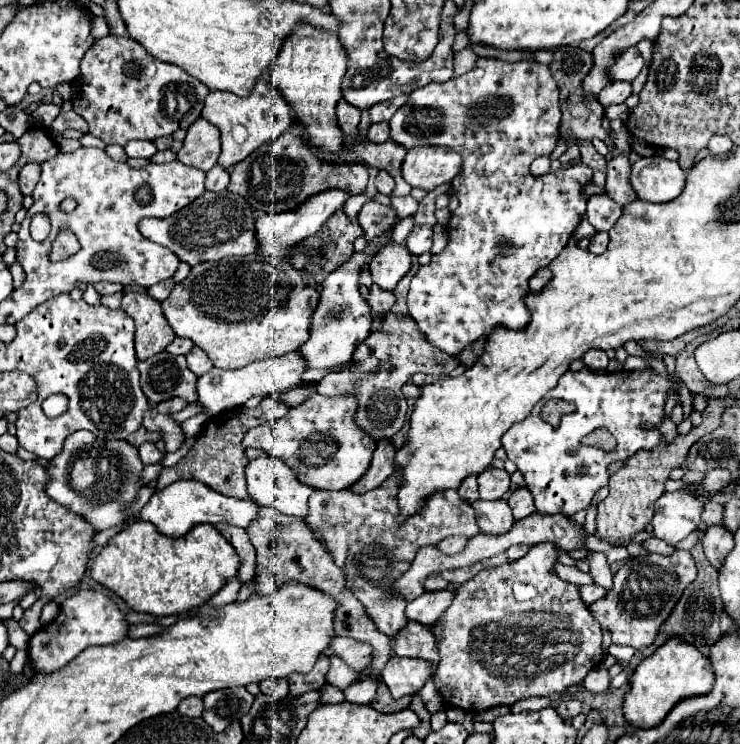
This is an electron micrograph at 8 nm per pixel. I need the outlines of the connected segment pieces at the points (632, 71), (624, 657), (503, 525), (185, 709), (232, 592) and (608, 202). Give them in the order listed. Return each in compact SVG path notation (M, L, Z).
M632 46L632 48L626 48L618 58L616 58L616 64L612 66L612 70L610 70L610 76L614 78L614 80L634 80L638 74L640 74L640 70L644 68L644 58L642 58L642 54L638 52L638 48L636 46Z
M612 644L610 646L610 650L608 650L620 664L626 664L630 658L632 658L632 654L634 654L634 648L620 648L620 646L616 646L616 644Z
M476 500L472 502L472 508L476 512L476 522L480 526L480 532L484 534L504 534L514 524L514 516L506 500L496 500L496 502Z
M198 696L184 698L184 700L180 702L180 706L178 706L178 712L180 712L180 714L184 714L184 716L192 716L192 718L202 716L202 712L204 712L202 698L198 698Z
M232 578L218 594L214 594L206 604L208 606L214 606L214 608L218 608L218 606L226 606L226 604L232 604L232 602L236 602L236 596L238 596L238 590L240 590L240 582L236 580L236 578Z
M594 194L588 198L586 218L596 230L610 230L620 214L622 208L612 198L608 198L608 194Z

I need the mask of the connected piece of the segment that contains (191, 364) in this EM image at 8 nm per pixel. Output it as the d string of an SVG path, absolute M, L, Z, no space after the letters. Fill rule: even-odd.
M194 346L194 348L190 350L190 354L186 356L186 360L188 360L188 368L190 368L196 376L202 376L202 374L206 374L210 368L214 368L214 362L210 362L208 354L206 354L204 350L198 350L198 346Z

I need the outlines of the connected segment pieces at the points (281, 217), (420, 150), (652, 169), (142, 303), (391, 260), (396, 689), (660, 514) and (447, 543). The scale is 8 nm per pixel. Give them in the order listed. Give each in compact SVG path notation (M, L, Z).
M326 190L326 194L314 194L314 198L308 198L306 202L302 202L302 206L298 206L298 210L290 210L290 212L282 212L282 214L264 214L262 218L256 220L256 234L260 240L260 250L262 254L282 262L288 260L290 248L294 244L298 244L300 240L308 238L310 234L316 234L318 230L322 230L322 226L326 224L326 220L330 218L330 214L334 214L338 210L338 206L342 206L346 202L346 194L342 194L342 190Z
M416 146L410 148L402 162L402 178L426 192L450 182L462 166L458 152L444 146Z
M662 156L640 158L632 164L630 182L640 200L646 202L670 202L678 198L686 184L686 170L678 162Z
M128 292L122 298L122 308L136 322L136 356L146 360L162 352L174 338L174 330L162 314L162 302L152 298L148 292Z
M390 242L382 248L382 252L372 258L370 262L370 274L374 284L378 284L384 290L394 290L396 284L404 278L404 274L410 270L412 256L406 246L400 246L396 242Z
M392 656L382 672L382 680L390 688L390 694L394 698L416 694L430 676L432 662L426 662L422 658L400 658L400 656Z
M676 490L664 492L656 502L658 506L650 522L654 538L660 538L670 546L676 546L692 530L698 530L702 512L700 498L688 494L686 490Z
M450 536L450 538L444 538L436 548L438 548L442 554L458 554L458 552L466 546L466 540L468 540L468 538Z

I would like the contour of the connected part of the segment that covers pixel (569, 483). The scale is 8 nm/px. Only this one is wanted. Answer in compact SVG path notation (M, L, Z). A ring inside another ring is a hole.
M648 368L648 370L622 370L622 372L596 372L596 370L566 370L566 374L560 376L560 382L556 388L552 388L532 410L532 414L522 420L516 422L504 436L502 436L502 446L506 450L506 456L518 466L518 470L524 474L526 486L534 496L536 502L536 512L540 514L564 514L564 516L574 516L578 510L588 508L590 500L594 496L594 492L602 486L608 484L608 464L616 462L616 460L626 460L628 456L632 456L636 450L640 448L654 448L662 434L656 430L656 426L660 424L662 416L664 416L664 398L666 392L672 390L672 384L668 382L666 376L658 374L656 370ZM552 398L560 398L564 402L570 402L576 406L576 412L562 416L558 426L550 426L548 422L544 422L540 418L540 410L542 406L552 400ZM596 428L608 428L608 432L616 438L618 446L612 452L604 452L600 448L592 448L586 446L582 442L582 438L586 434L590 434Z

